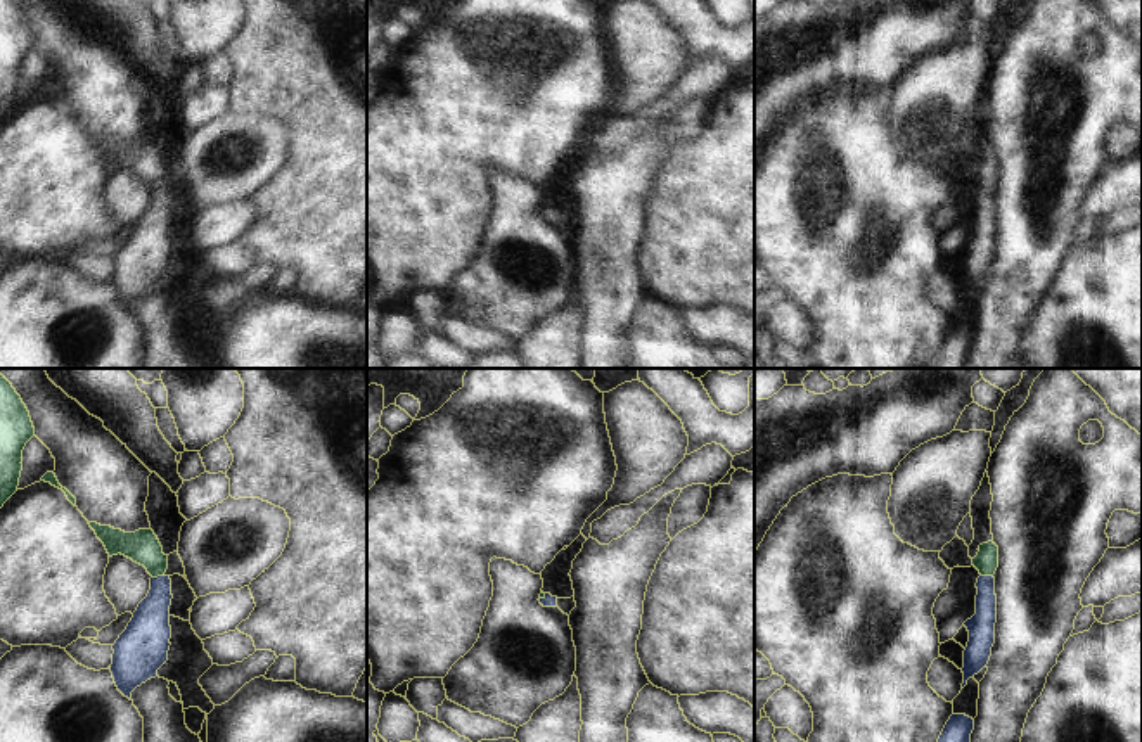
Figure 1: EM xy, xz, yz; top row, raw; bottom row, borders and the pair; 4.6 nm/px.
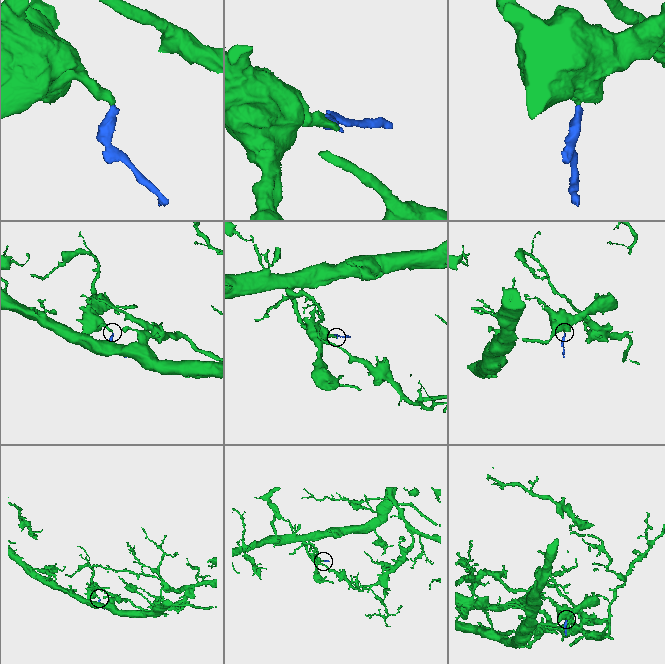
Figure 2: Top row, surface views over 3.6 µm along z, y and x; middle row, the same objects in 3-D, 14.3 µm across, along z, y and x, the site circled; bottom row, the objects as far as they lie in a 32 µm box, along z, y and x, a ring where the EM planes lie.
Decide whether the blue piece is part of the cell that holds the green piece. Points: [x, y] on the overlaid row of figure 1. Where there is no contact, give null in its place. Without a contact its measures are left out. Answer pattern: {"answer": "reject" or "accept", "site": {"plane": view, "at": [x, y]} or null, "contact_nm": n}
{"answer": "accept", "site": {"plane": "xy", "at": [158, 575]}, "contact_nm": 60}

